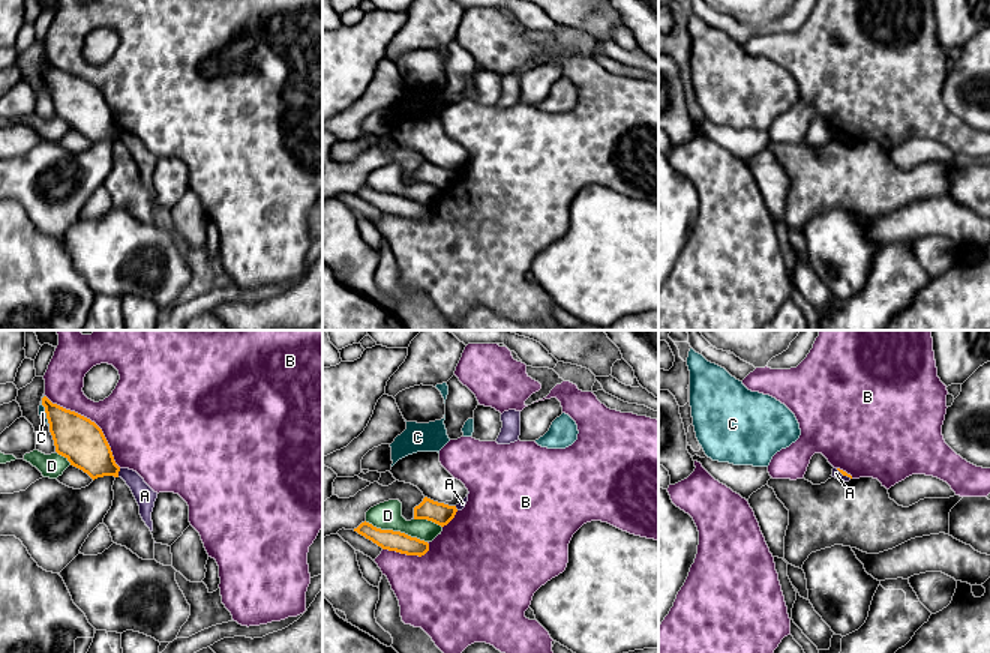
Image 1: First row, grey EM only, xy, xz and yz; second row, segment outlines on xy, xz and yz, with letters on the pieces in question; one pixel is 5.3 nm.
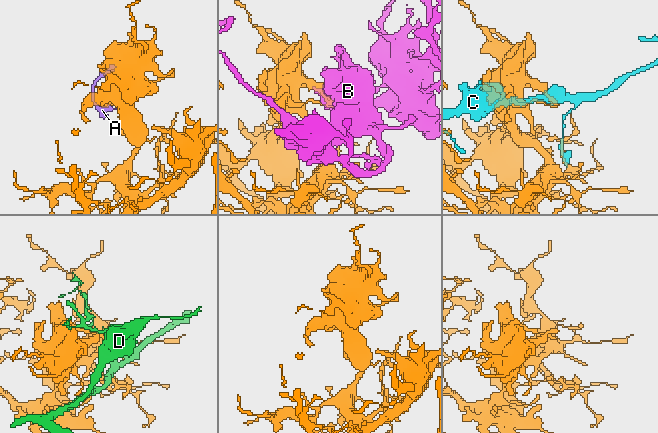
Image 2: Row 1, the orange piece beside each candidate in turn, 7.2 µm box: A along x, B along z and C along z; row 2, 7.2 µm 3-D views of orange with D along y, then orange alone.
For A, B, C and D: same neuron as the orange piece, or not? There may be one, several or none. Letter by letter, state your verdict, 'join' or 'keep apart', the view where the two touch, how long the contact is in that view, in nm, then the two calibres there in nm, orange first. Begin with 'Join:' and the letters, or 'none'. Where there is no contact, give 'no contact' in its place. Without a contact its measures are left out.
Join: none
A: keep apart; meets orange in xy; contact 50 nm long; 240 nm thick on the orange side, 110 nm on the other
B: keep apart; meets orange in xy; contact 550 nm long; 240 nm thick on the orange side, 400 nm on the other
C: keep apart; meets orange in xy; contact 140 nm long; 240 nm thick on the orange side, 40 nm on the other
D: keep apart; meets orange in xz; contact 360 nm long; 110 nm thick on the orange side, 150 nm on the other

